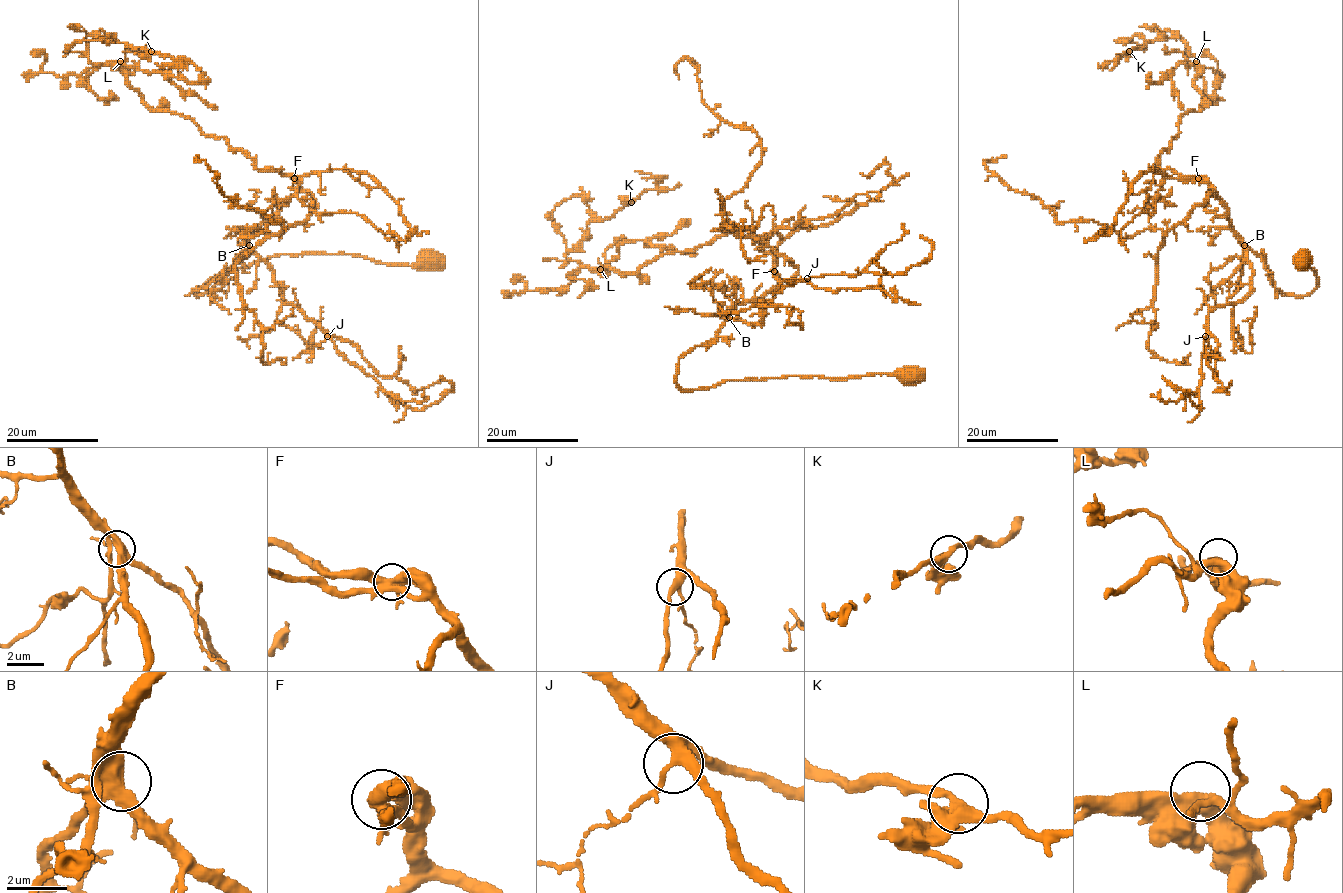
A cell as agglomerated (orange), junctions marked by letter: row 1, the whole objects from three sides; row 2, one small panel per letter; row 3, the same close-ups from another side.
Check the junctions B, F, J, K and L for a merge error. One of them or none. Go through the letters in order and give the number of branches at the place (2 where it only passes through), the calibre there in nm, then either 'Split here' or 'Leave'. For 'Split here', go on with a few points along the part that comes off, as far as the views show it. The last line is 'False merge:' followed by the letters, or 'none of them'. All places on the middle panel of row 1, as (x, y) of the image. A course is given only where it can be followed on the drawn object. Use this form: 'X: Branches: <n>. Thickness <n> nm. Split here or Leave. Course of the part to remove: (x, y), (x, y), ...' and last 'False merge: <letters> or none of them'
B: Branches: 5. Thickness 400 nm. Leave
F: Branches: 5. Thickness 480 nm. Leave
J: Branches: 4. Thickness 340 nm. Leave
K: Branches: 4. Thickness 380 nm. Leave
L: Branches: 3. Thickness 440 nm. Leave
False merge: none of them

